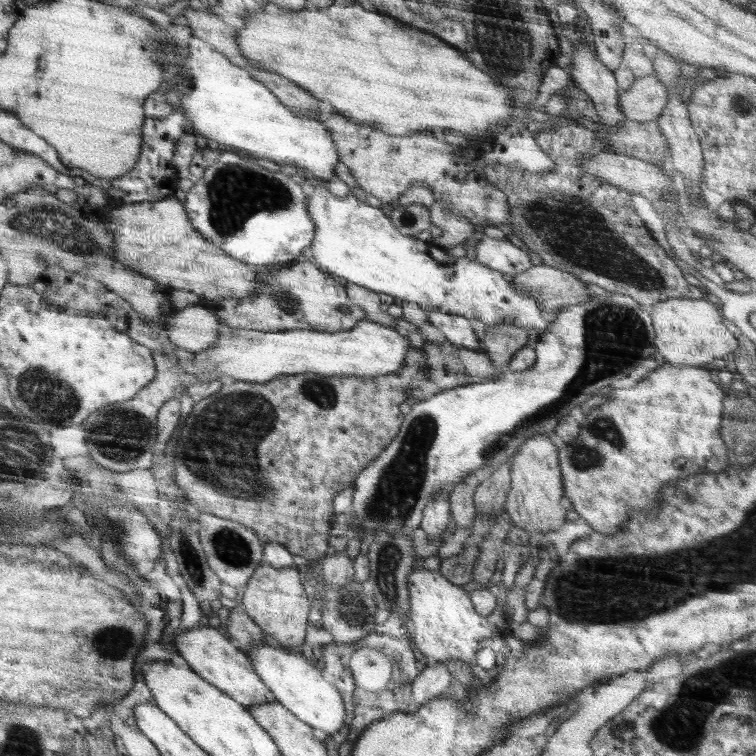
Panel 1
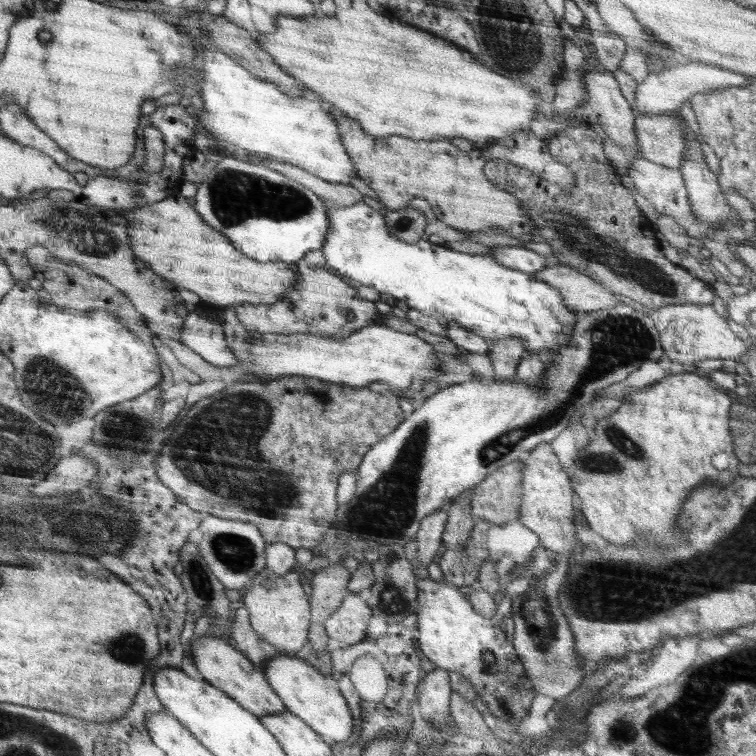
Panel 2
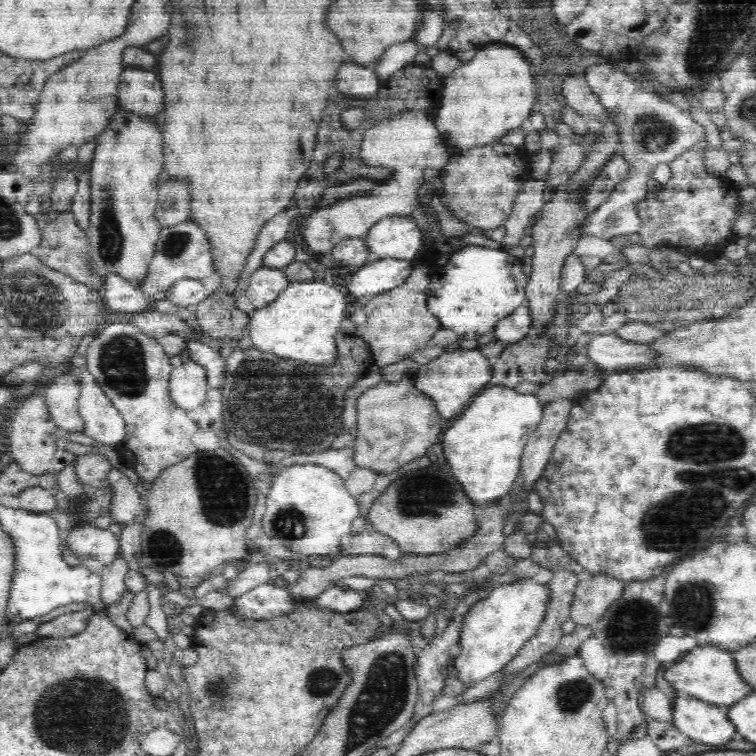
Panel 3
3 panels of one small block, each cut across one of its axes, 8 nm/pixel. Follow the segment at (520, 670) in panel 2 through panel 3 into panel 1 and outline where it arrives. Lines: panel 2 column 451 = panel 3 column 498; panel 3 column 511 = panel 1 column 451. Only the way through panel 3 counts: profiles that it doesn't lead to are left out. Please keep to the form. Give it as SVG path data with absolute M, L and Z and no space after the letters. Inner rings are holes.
M420 568L413 569L408 580L408 597L410 597L410 619L414 624L412 634L418 650L433 662L446 663L448 660L466 662L481 687L492 686L492 682L502 673L506 666L511 649L506 643L506 636L512 635L508 620L508 606L496 605L494 612L488 616L475 610L474 603L468 593L460 586L451 584L440 571ZM482 648L492 648L496 654L496 665L491 670L485 670L476 663L476 652Z

